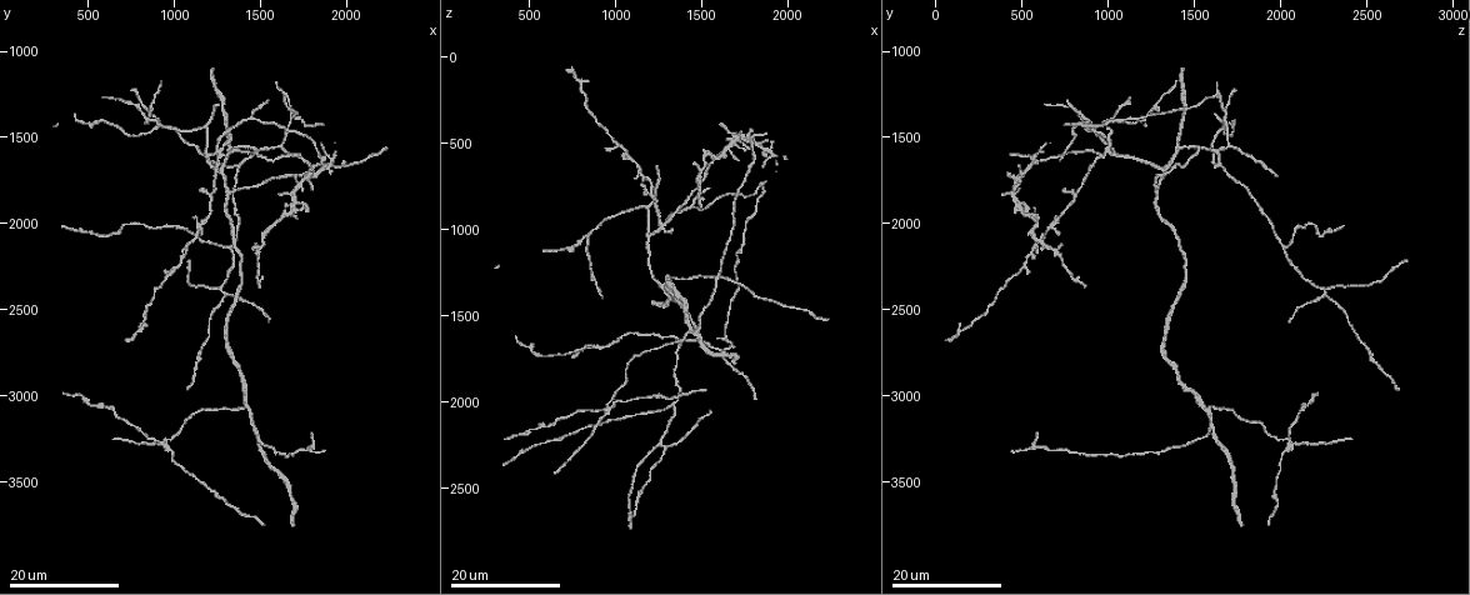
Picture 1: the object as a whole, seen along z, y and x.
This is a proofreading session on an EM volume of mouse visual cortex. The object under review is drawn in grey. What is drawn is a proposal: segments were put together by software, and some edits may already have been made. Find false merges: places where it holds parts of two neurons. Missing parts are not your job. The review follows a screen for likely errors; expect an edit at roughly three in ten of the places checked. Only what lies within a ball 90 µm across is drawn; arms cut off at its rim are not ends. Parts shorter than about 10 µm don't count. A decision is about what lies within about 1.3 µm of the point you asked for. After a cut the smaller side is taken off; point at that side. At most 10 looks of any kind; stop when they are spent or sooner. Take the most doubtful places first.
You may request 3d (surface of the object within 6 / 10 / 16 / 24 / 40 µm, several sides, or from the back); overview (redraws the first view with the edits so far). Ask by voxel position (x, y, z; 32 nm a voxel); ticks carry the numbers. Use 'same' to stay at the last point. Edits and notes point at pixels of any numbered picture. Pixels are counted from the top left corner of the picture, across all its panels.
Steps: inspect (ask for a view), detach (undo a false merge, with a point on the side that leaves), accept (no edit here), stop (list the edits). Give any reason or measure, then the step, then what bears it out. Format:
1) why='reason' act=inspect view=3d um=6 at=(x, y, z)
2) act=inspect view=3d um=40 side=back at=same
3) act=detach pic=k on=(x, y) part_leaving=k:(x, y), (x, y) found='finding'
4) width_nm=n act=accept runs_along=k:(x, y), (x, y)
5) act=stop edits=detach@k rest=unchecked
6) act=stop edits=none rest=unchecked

act=inspect view=3d um=16 at=(920, 3280, 2040)

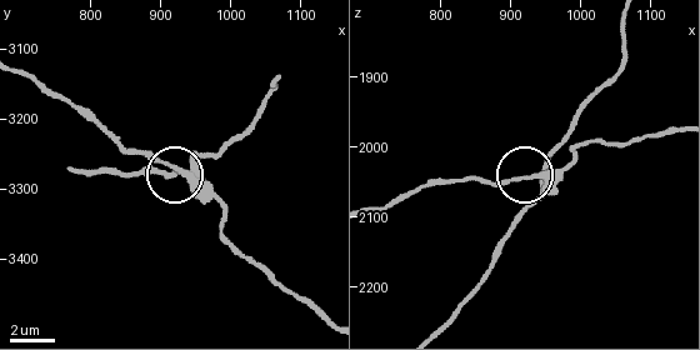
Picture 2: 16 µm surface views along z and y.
act=inspect view=3d um=6 at=(930, 3275, 2040)

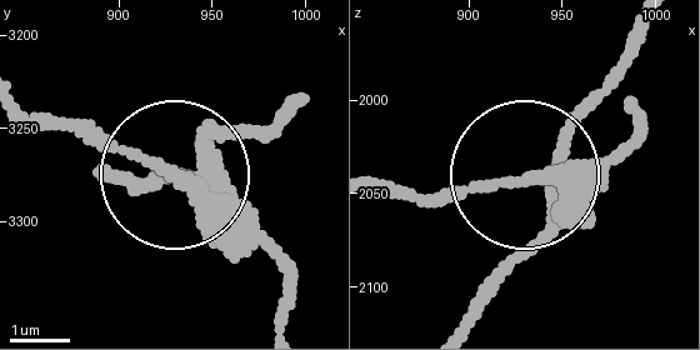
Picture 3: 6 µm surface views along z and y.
arms=3 act=detach pic=3 on=(286, 263) part_leaving=3:(228, 211), (278, 266), (283, 325) found='two neurons meet here'

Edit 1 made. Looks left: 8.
why='three arms meet' act=inspect view=3d um=16 at=(1340, 2140, 2020)

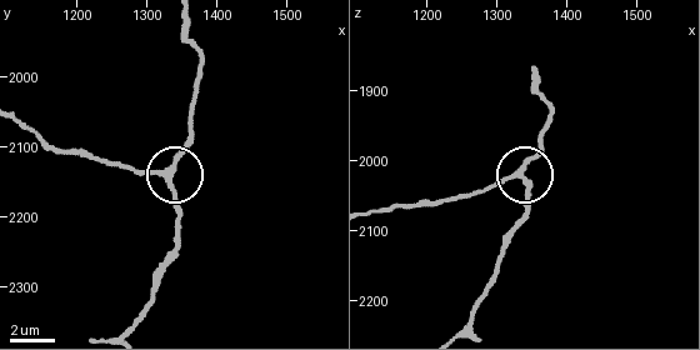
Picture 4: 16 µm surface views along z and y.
act=inspect view=3d um=10 at=(1315, 2140, 2020)

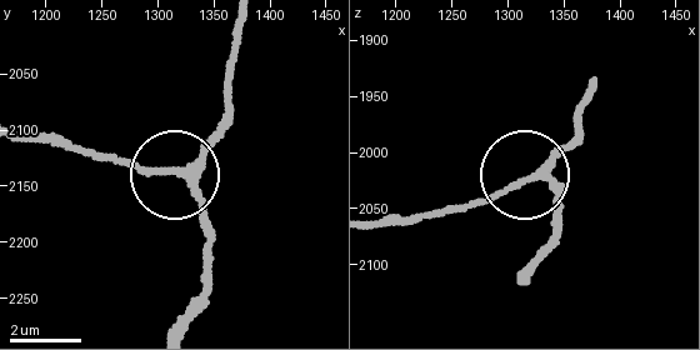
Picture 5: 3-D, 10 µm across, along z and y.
side_arm_um=38 act=accept runs_along=5:(589, 81), (570, 141), (490, 198), (439, 210) found='one neuron here'

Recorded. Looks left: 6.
why='a fork' act=inspect view=3d um=16 at=(1340, 1560, 1400)

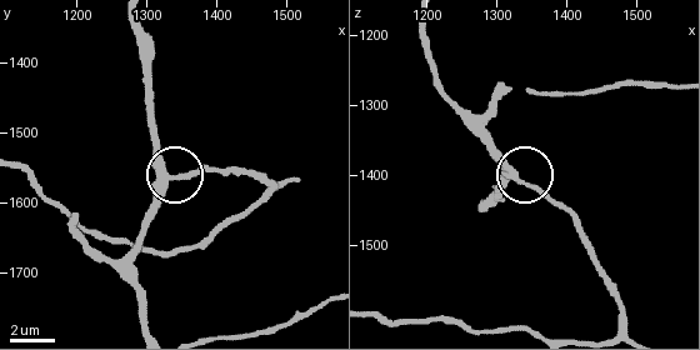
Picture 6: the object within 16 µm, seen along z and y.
why='zoom in' act=inspect view=3d um=10 at=(1335, 1560, 1410)

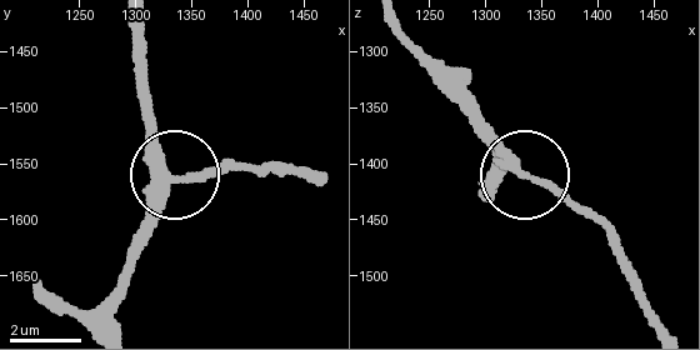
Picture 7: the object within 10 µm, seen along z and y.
act=inspect view=3d um=6 at=(1340, 1562, 1410)

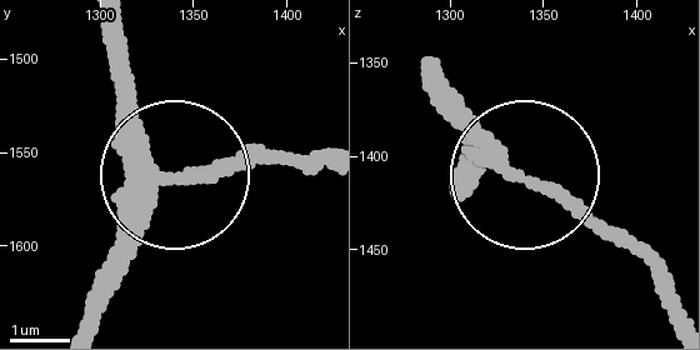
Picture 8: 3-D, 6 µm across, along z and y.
arms=3 act=accept found='one neuron here'

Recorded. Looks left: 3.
why='side arm on a straight run' act=inspect view=3d um=16 at=(1380, 1660, 1640)

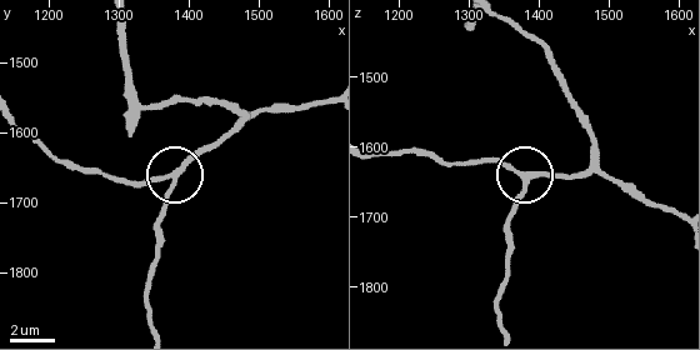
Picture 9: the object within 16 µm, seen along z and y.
act=inspect view=3d um=10 at=(1380, 1660, 1650)

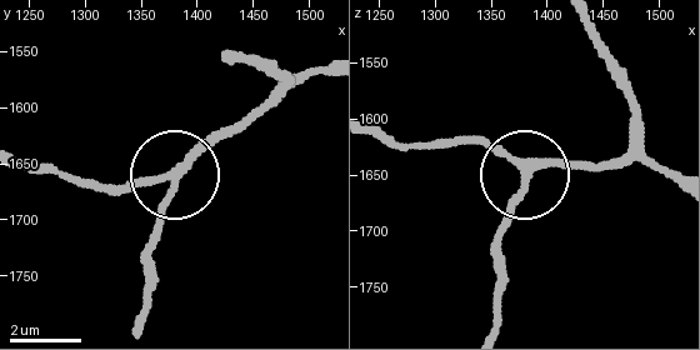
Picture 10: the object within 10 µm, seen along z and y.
act=accept runs_along=10:(584, 26), (633, 116), (623, 153), (515, 168), (456, 138) found='one neuron here'

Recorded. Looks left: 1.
act=stop edits=detach@3 rest=unchecked

